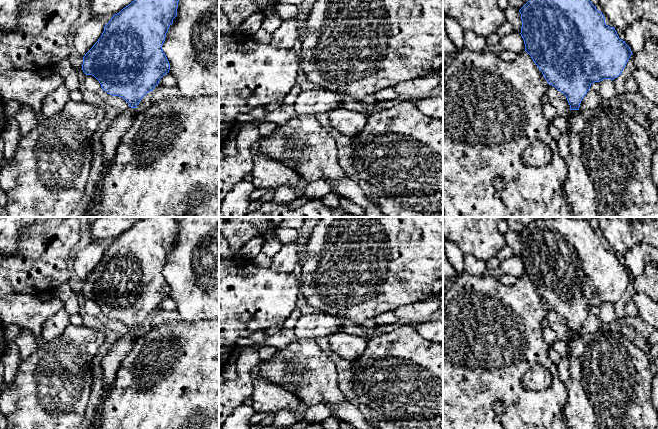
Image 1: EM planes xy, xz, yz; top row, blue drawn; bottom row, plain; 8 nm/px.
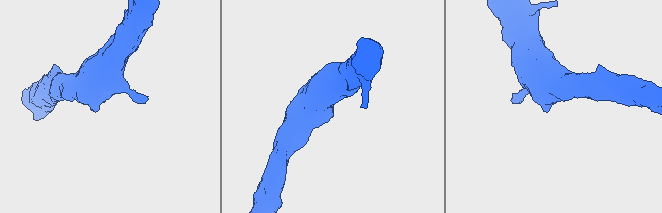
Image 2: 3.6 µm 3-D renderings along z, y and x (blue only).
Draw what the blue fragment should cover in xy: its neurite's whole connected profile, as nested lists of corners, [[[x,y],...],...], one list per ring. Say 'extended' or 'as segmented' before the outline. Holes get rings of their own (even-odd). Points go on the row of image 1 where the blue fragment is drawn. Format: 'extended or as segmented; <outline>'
as segmented; [[[134,0],[114,14],[104,26],[101,37],[83,57],[83,72],[94,76],[108,94],[122,97],[129,107],[136,108],[141,99],[153,91],[170,70],[162,45],[177,16],[178,2],[179,0]]]

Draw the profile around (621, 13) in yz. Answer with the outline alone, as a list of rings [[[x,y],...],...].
[[[599,0],[599,5],[615,29],[625,31],[640,18],[658,25],[658,0]]]

